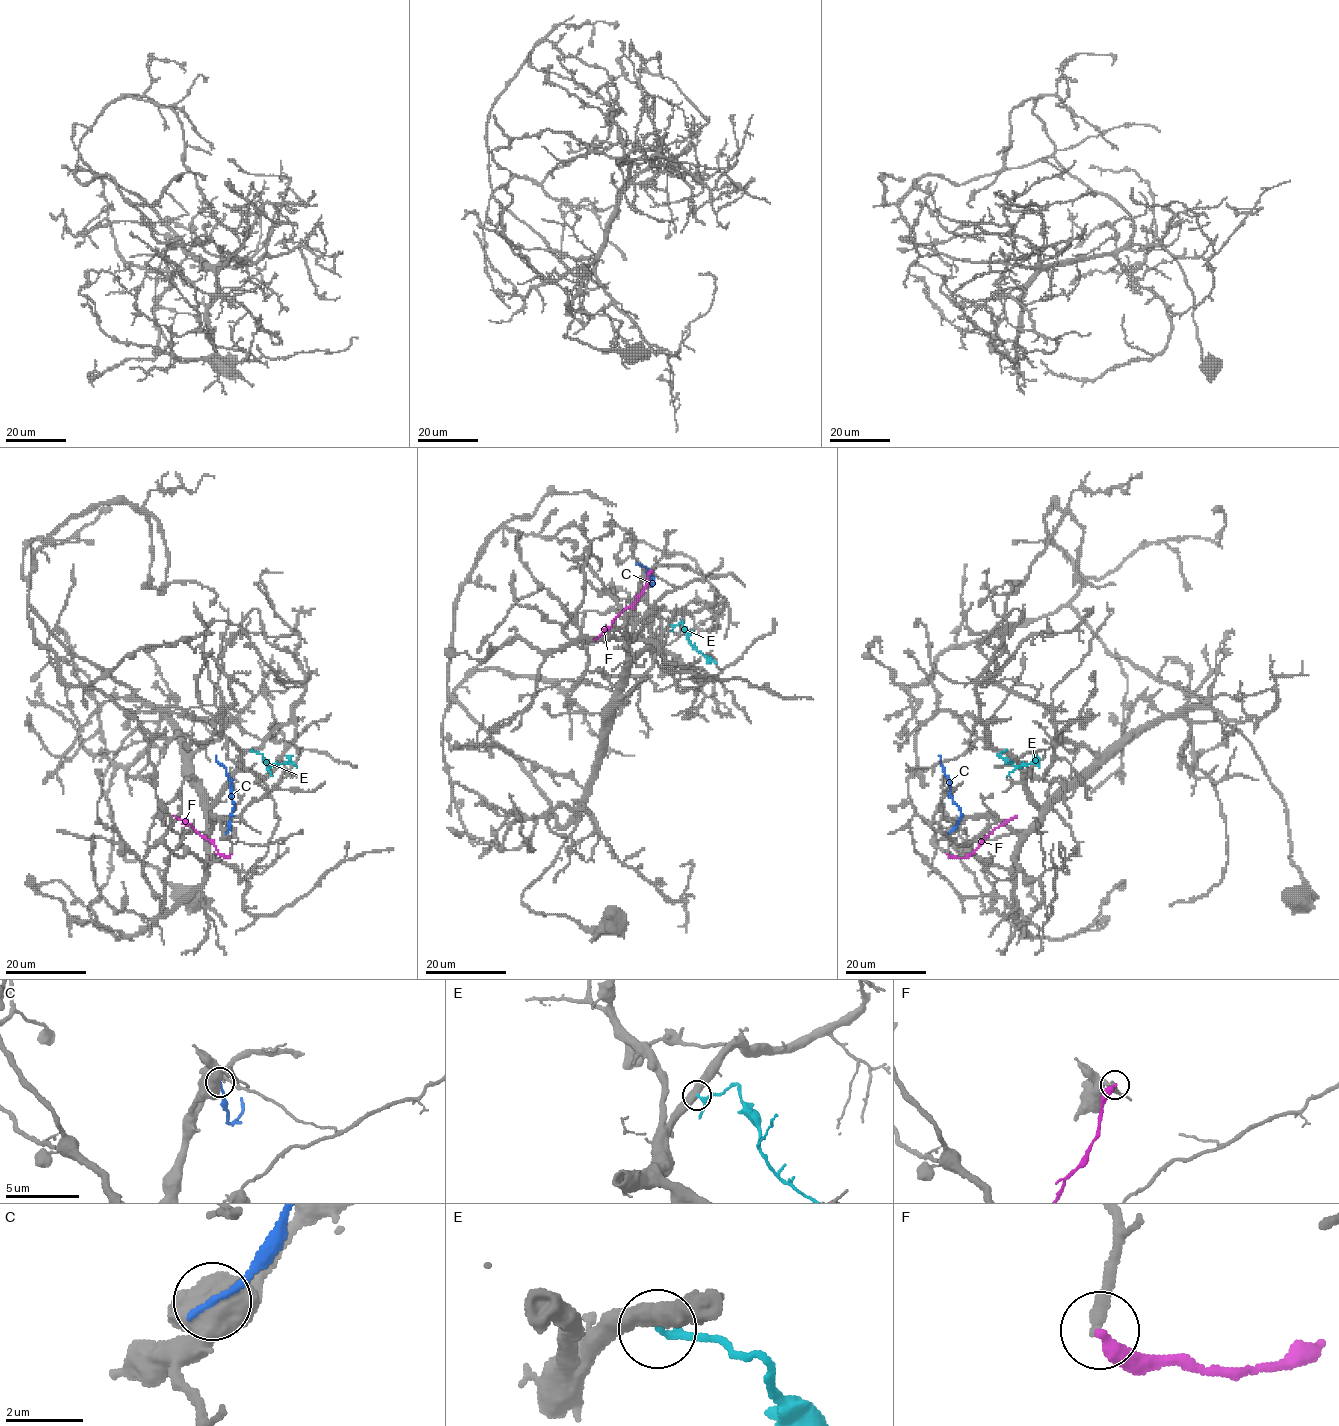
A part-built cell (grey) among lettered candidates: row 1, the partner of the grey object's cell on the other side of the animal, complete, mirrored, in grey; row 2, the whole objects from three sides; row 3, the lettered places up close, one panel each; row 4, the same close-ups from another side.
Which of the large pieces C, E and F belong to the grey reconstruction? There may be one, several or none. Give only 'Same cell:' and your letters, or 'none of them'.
Same cell: none of them

